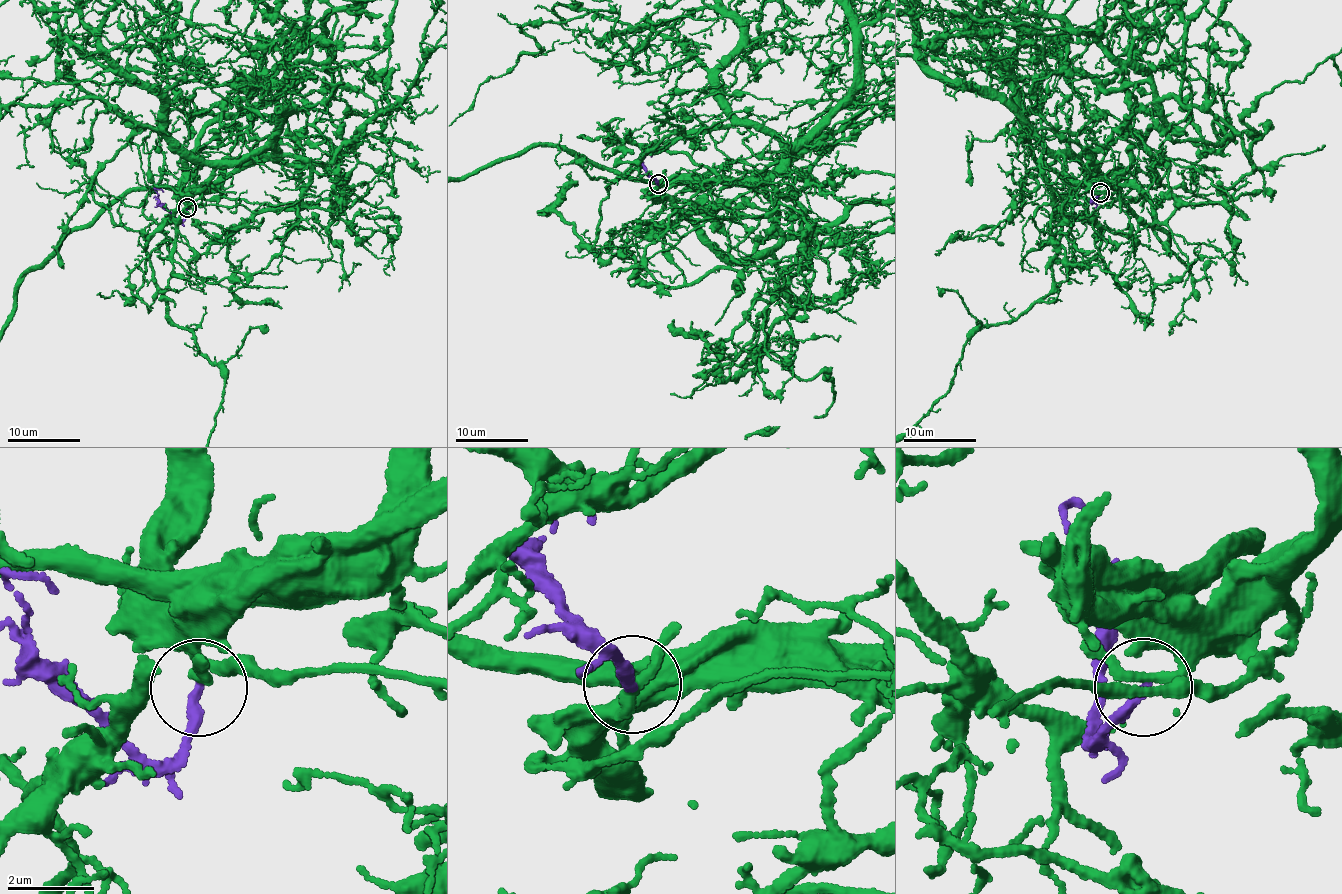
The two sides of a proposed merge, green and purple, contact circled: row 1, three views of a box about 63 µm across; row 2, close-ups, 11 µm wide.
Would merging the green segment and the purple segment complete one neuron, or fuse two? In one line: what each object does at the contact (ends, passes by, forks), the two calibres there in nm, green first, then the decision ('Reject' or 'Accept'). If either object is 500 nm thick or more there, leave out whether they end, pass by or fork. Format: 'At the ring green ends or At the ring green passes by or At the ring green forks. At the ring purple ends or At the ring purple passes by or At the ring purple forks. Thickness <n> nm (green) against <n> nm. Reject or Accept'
At the ring green passes by. At the ring purple ends. Thickness 240 nm (green) against 240 nm. Reject

